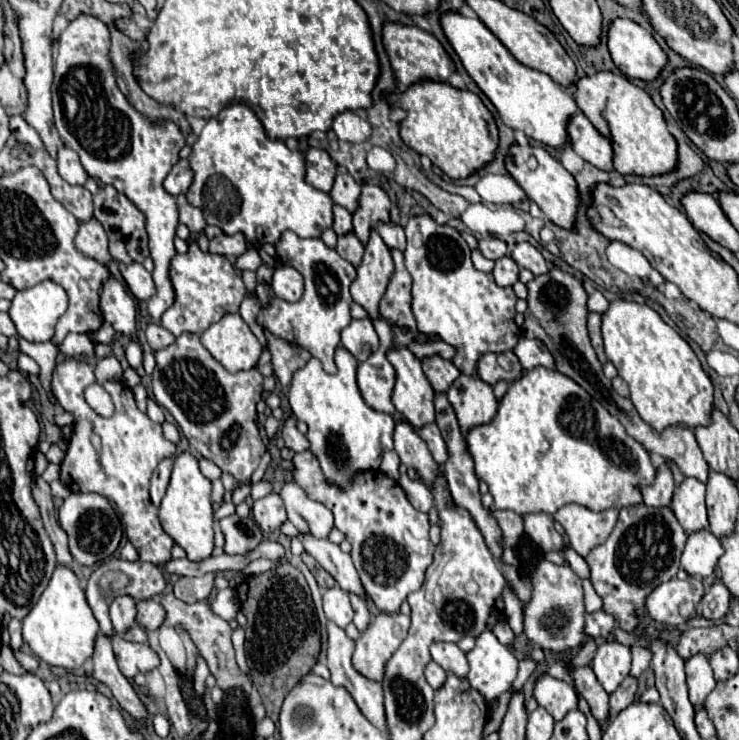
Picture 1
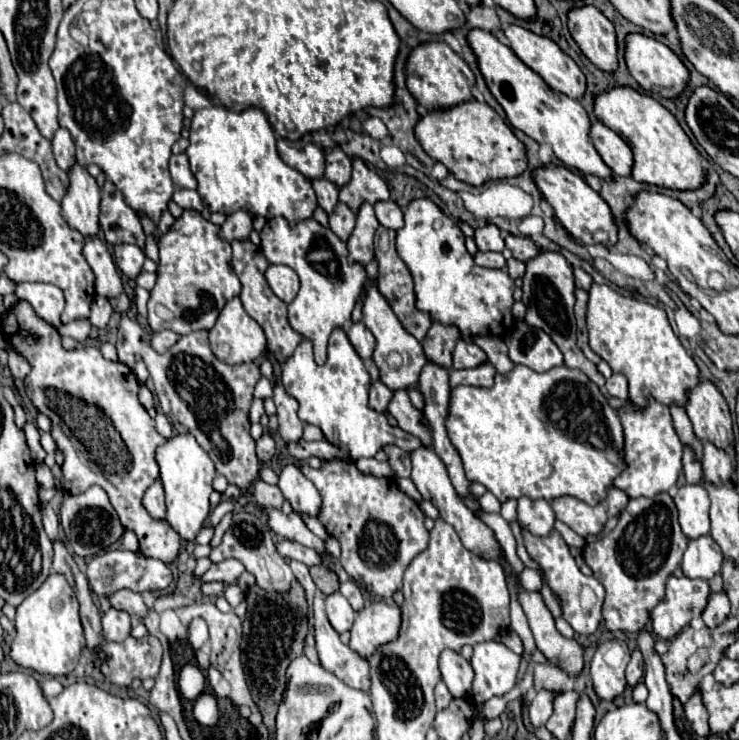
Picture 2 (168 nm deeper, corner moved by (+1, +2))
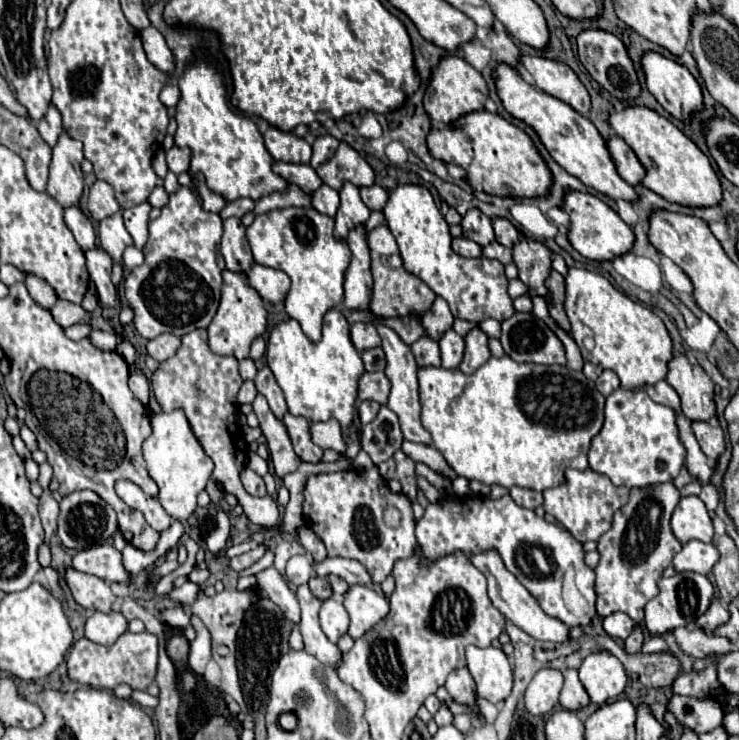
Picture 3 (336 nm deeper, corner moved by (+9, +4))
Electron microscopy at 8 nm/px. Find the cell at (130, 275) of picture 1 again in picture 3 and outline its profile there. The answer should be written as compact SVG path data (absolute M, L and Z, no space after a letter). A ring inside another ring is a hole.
M122 211L106 217L100 221L98 227L98 235L100 235L100 245L114 257L114 261L122 259L122 251L132 245L132 237L124 227L124 219L122 219Z

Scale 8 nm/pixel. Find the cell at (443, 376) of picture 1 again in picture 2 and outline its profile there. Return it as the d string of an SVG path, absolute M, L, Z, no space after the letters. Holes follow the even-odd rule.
M434 323L422 343L426 359L438 367L452 369L452 351L458 341L458 335L460 333L454 331L454 327Z

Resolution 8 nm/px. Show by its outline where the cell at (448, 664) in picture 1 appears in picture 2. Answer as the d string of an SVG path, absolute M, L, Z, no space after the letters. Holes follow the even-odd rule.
M444 649L444 651L440 653L438 667L440 667L442 679L444 679L444 683L448 685L452 697L470 695L474 671L472 671L468 659L464 659L458 651Z

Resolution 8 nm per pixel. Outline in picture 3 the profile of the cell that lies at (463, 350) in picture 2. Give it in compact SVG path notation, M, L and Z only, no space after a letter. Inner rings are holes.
M448 329L440 339L440 359L442 367L446 369L456 369L462 363L462 353L464 353L464 337L458 335L454 329Z

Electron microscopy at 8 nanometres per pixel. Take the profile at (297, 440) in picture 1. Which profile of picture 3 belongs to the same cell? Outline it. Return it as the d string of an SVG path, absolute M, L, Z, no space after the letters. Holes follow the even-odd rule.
M268 367L258 369L258 373L254 377L254 385L256 385L258 393L262 393L268 399L270 409L274 411L274 415L278 419L282 419L282 415L288 411L288 407L286 407L282 389L278 387L278 383L276 383L276 379L274 379L274 375L272 375L272 371Z

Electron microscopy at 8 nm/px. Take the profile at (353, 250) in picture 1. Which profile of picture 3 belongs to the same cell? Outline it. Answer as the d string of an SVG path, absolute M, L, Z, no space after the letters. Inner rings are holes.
M320 185L312 193L312 207L324 215L334 217L334 213L338 211L338 191L330 189L328 185Z

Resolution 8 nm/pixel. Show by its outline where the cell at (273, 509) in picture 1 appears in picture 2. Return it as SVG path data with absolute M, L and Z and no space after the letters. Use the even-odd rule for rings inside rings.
M258 481L256 483L254 499L256 499L258 507L274 507L274 509L280 509L282 503L284 503L282 491L276 485L268 485L264 481Z

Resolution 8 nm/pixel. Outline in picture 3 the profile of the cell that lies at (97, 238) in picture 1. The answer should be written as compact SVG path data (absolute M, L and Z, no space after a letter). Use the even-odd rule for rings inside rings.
M66 131L58 137L52 147L52 163L50 163L50 179L48 193L62 205L78 205L84 187L84 173L80 163L84 161L82 143L70 137Z

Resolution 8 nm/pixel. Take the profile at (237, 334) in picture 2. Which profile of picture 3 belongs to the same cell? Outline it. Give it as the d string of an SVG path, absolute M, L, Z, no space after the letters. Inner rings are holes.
M222 271L224 285L222 285L222 297L220 297L220 307L208 327L208 339L210 339L210 349L218 355L232 355L236 359L246 359L250 343L266 333L268 325L268 311L264 299L258 295L254 287L248 285L248 277L244 271Z

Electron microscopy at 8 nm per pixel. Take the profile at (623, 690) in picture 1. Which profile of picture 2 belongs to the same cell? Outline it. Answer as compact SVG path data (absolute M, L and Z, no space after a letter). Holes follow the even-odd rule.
M636 649L632 651L632 659L626 667L626 683L628 687L634 687L636 683L640 683L640 679L644 677L644 661L642 661L642 653Z

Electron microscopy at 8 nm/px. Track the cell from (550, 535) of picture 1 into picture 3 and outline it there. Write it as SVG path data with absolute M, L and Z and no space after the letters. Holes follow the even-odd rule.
M510 487L510 495L512 499L526 507L526 509L534 509L542 503L542 493L540 491L534 491L534 489L524 489L524 487Z

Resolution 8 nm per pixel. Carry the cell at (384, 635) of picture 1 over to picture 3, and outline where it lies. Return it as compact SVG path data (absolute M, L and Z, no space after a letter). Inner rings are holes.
M352 585L344 595L344 607L350 615L348 633L358 639L388 613L388 599L366 585Z

